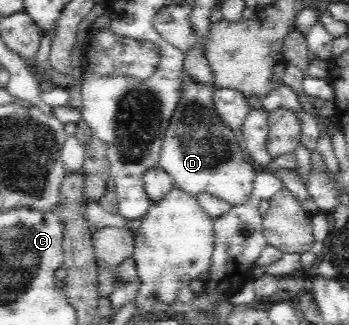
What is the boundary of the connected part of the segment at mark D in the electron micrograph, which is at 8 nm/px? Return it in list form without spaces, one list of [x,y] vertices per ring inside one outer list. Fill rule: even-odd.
[[[183,67],[181,79],[183,84],[180,87],[180,99],[176,103],[176,109],[174,109],[164,139],[162,139],[157,165],[171,175],[173,185],[190,195],[203,191],[226,201],[231,207],[245,205],[251,198],[258,171],[242,156],[238,141],[239,134],[226,126],[221,116],[216,113],[213,104],[213,93],[217,90],[214,77],[210,82],[196,82]]]

